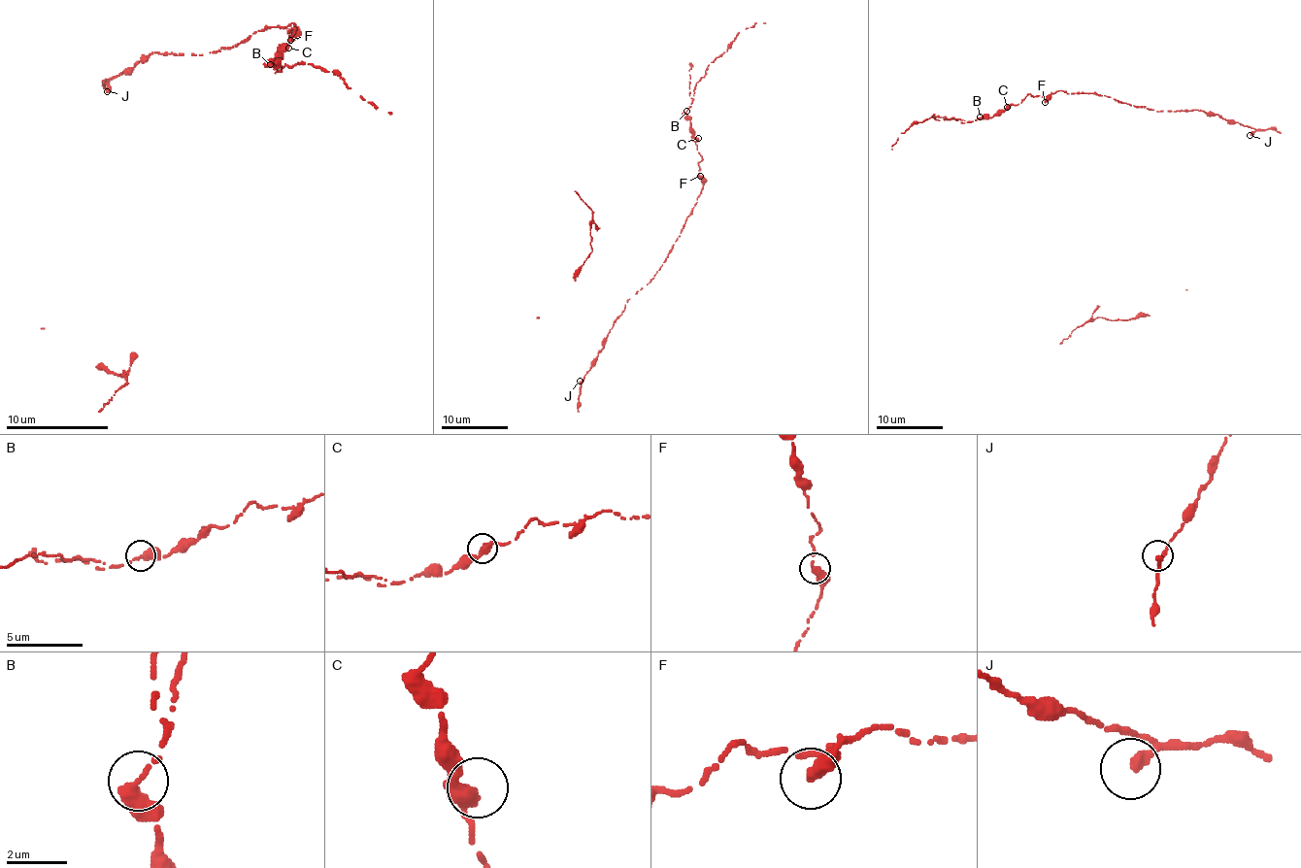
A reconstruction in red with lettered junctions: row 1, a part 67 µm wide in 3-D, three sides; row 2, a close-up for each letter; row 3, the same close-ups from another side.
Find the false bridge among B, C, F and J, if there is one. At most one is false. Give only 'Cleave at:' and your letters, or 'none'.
Cleave at: none

